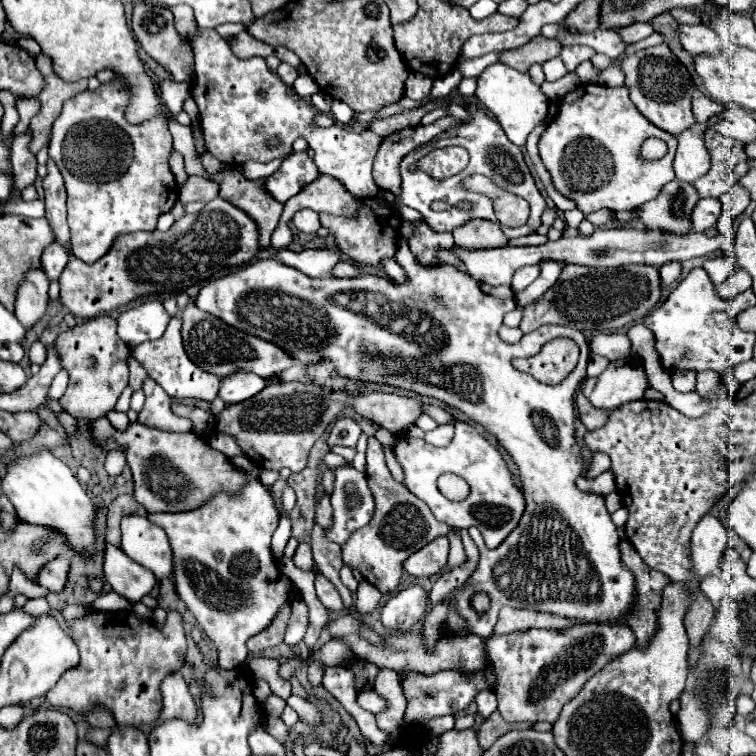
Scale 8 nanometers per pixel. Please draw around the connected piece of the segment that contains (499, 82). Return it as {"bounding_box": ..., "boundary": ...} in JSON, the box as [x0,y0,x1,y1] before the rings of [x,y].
{"bounding_box":[476,62,548,146],"boundary":[[[502,62],[488,66],[478,76],[476,96],[492,112],[492,116],[500,122],[506,136],[518,146],[526,144],[528,134],[538,124],[542,124],[542,120],[546,118],[546,112],[548,112],[548,96],[544,96],[542,88],[538,84],[534,84],[526,72],[518,72],[518,70],[502,64]]]}

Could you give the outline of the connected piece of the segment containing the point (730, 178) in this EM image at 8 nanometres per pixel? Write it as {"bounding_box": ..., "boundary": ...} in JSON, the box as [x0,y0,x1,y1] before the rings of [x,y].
{"bounding_box":[694,130,748,198],"boundary":[[[716,130],[704,132],[704,144],[710,152],[712,166],[706,176],[694,182],[694,188],[702,198],[706,196],[720,198],[740,176],[744,176],[744,172],[748,172],[744,144],[732,138],[720,136],[720,132]]]}

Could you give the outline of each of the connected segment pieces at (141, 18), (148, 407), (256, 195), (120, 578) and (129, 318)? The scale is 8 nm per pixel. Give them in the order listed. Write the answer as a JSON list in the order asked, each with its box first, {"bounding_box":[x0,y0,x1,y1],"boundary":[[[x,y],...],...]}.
[{"bounding_box":[132,2,194,82],"boundary":[[[138,2],[134,6],[132,28],[134,28],[134,34],[136,34],[138,42],[142,44],[142,48],[154,60],[158,60],[172,74],[172,78],[176,82],[190,82],[192,80],[192,76],[194,76],[194,54],[192,54],[192,46],[190,46],[190,42],[182,40],[178,36],[178,32],[174,30],[174,18],[172,18],[170,8]]]},{"bounding_box":[138,377,194,432],"boundary":[[[148,377],[144,380],[142,390],[146,394],[146,404],[142,412],[138,414],[138,420],[142,424],[160,428],[160,430],[168,430],[168,432],[192,432],[194,430],[192,420],[172,414],[170,396],[152,378]]]},{"bounding_box":[220,170,282,248],"boundary":[[[224,170],[220,176],[220,196],[224,200],[228,200],[230,204],[242,208],[248,216],[252,216],[256,220],[256,224],[260,228],[260,248],[270,246],[270,236],[282,216],[282,204],[278,200],[272,200],[272,196],[268,196],[268,192],[264,192],[264,180],[266,178],[248,180],[242,176],[240,170]]]},{"bounding_box":[104,544,156,602],"boundary":[[[106,544],[104,548],[104,580],[114,592],[132,602],[138,602],[144,594],[150,594],[156,584],[156,578],[150,570],[130,560],[120,548],[112,544]]]},{"bounding_box":[118,300,170,348],"boundary":[[[148,300],[140,306],[124,310],[118,318],[118,336],[127,346],[134,348],[146,339],[157,340],[164,334],[164,328],[170,322],[170,314],[166,312],[160,300]]]}]

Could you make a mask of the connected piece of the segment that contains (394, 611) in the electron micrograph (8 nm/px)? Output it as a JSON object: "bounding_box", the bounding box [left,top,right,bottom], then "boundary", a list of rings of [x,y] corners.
{"bounding_box":[380,584,428,632],"boundary":[[[418,584],[408,586],[398,594],[390,596],[390,600],[384,604],[380,612],[382,624],[394,632],[408,632],[414,628],[414,624],[418,624],[424,618],[426,606],[428,592]]]}

